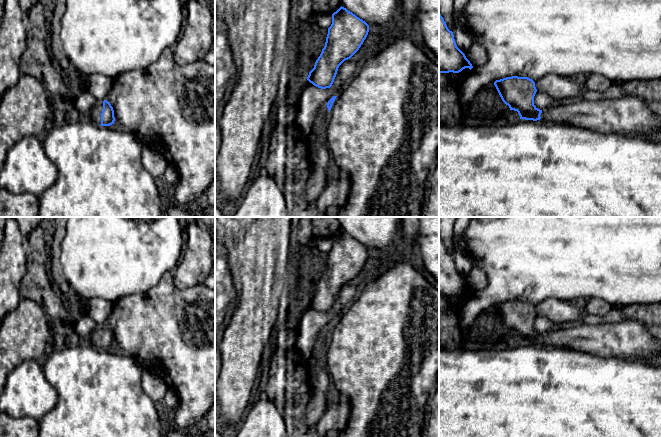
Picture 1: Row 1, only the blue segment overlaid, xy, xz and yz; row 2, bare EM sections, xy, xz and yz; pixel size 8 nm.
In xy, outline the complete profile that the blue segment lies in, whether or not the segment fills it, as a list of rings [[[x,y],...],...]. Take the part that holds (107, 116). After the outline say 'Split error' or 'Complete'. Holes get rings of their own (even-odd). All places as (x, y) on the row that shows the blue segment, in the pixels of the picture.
[[[107,100],[97,102],[89,113],[92,121],[98,125],[110,126],[114,124],[114,110]]]. Split error

